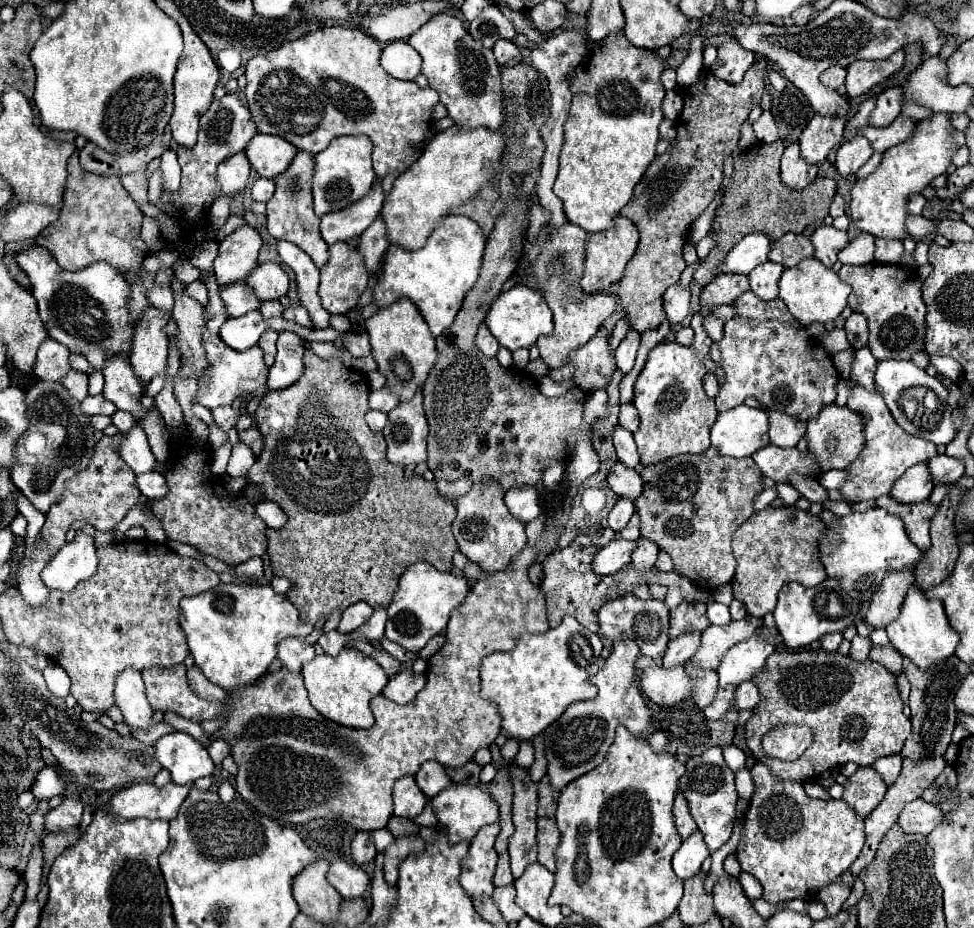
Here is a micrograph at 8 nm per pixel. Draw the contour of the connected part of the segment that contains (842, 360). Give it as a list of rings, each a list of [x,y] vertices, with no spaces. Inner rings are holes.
[[[845,350],[837,352],[837,354],[833,354],[833,364],[835,364],[835,368],[837,368],[839,376],[847,380],[847,378],[851,376],[851,364],[853,364],[853,352],[851,352],[851,350]]]

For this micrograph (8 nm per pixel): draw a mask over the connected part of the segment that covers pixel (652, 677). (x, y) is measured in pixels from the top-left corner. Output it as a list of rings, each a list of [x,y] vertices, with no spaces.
[[[683,666],[645,668],[639,678],[641,692],[659,706],[675,706],[691,696],[691,680]]]

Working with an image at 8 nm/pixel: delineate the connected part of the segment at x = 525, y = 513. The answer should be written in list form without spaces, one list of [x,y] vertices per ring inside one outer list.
[[[517,486],[509,488],[505,494],[505,504],[517,520],[523,520],[525,524],[535,520],[541,514],[539,506],[539,492],[535,486]]]

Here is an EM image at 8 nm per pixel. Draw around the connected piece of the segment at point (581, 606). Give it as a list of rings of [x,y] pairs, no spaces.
[[[577,536],[571,546],[565,550],[555,550],[543,560],[543,582],[541,582],[541,592],[547,602],[547,620],[549,626],[557,626],[563,616],[573,616],[579,620],[581,626],[585,626],[591,632],[597,632],[597,610],[601,604],[607,600],[607,578],[597,578],[591,572],[591,562],[593,562],[593,548],[587,536]]]

